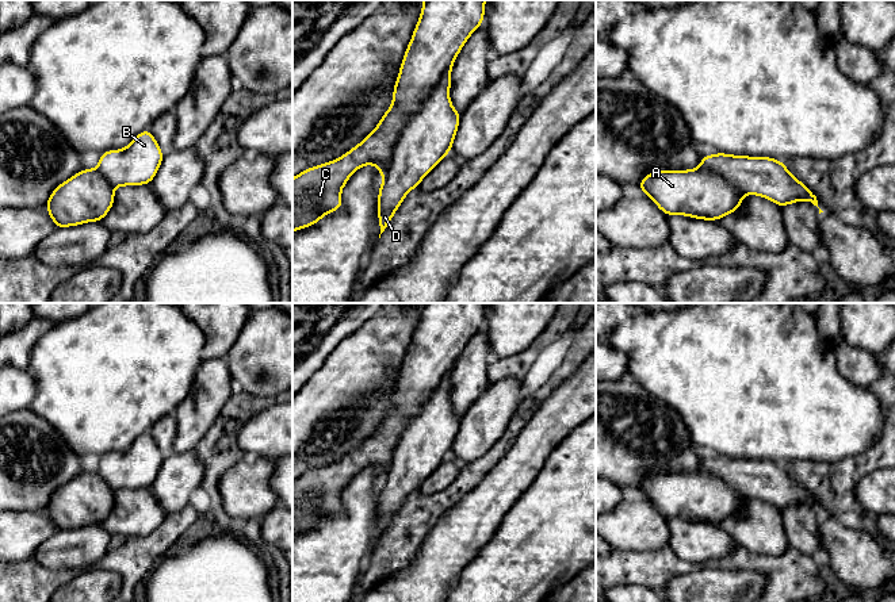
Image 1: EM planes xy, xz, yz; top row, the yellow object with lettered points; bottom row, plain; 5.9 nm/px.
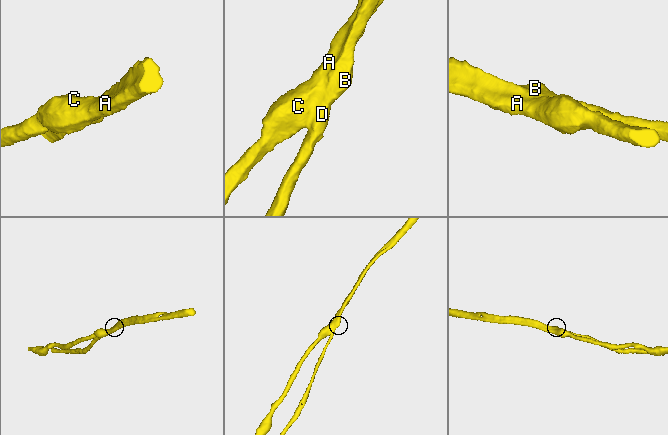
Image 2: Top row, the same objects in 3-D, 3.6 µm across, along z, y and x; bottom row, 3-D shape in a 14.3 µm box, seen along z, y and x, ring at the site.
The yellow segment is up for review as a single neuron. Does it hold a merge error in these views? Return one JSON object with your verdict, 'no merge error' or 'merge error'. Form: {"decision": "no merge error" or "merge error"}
{"decision": "no merge error"}

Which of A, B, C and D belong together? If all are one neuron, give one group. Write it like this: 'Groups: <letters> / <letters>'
Groups: A B C D

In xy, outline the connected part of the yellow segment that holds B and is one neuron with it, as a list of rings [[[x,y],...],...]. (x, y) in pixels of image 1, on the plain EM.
[[[149,432],[129,449],[100,456],[96,472],[81,472],[57,488],[45,511],[56,532],[100,525],[114,507],[114,491],[150,487],[164,463]]]

